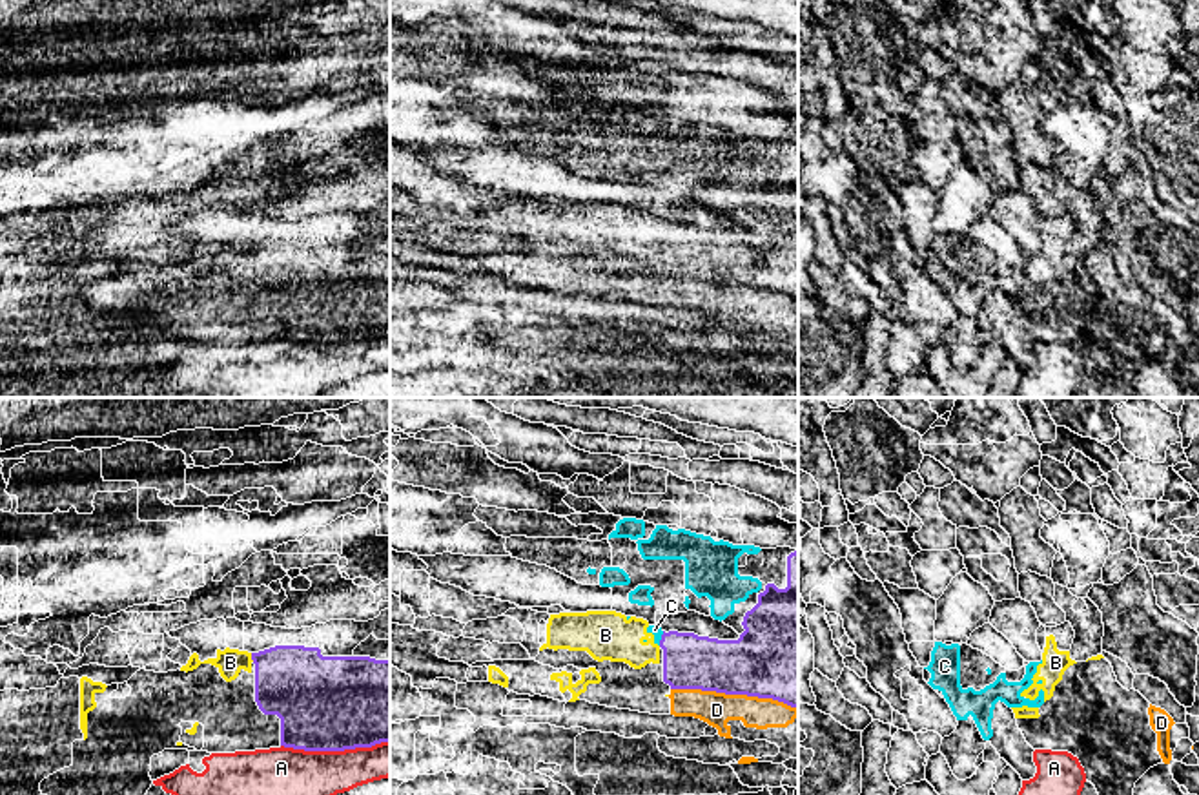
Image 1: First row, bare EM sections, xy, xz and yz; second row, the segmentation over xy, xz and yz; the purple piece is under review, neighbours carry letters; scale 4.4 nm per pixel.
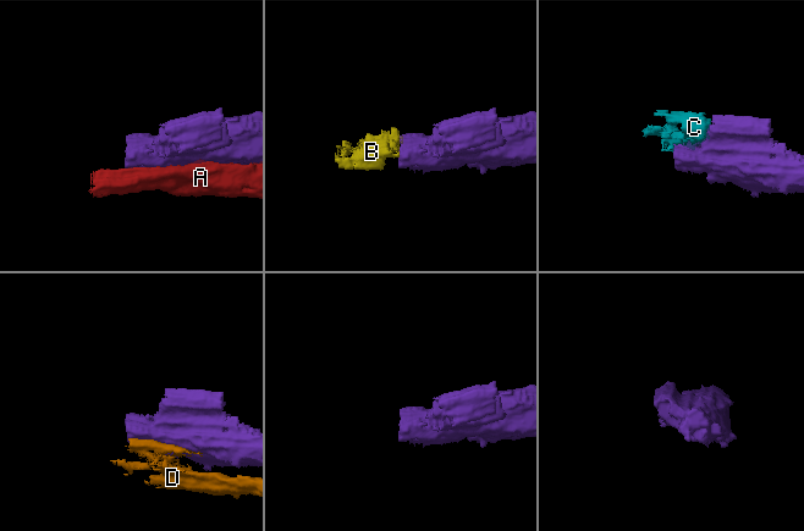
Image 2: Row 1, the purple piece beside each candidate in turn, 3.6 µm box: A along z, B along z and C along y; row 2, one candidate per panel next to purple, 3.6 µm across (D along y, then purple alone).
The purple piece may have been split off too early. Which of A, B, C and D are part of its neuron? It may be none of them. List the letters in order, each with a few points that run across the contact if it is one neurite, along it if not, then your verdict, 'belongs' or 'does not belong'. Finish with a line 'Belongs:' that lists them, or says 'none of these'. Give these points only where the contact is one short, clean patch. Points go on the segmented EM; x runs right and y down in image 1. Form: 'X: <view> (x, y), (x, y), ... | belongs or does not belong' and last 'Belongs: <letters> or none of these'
A: does not belong
B: belongs
C: does not belong
D: does not belong
Belongs: B

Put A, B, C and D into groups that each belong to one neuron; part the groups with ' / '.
A / B / C / D

